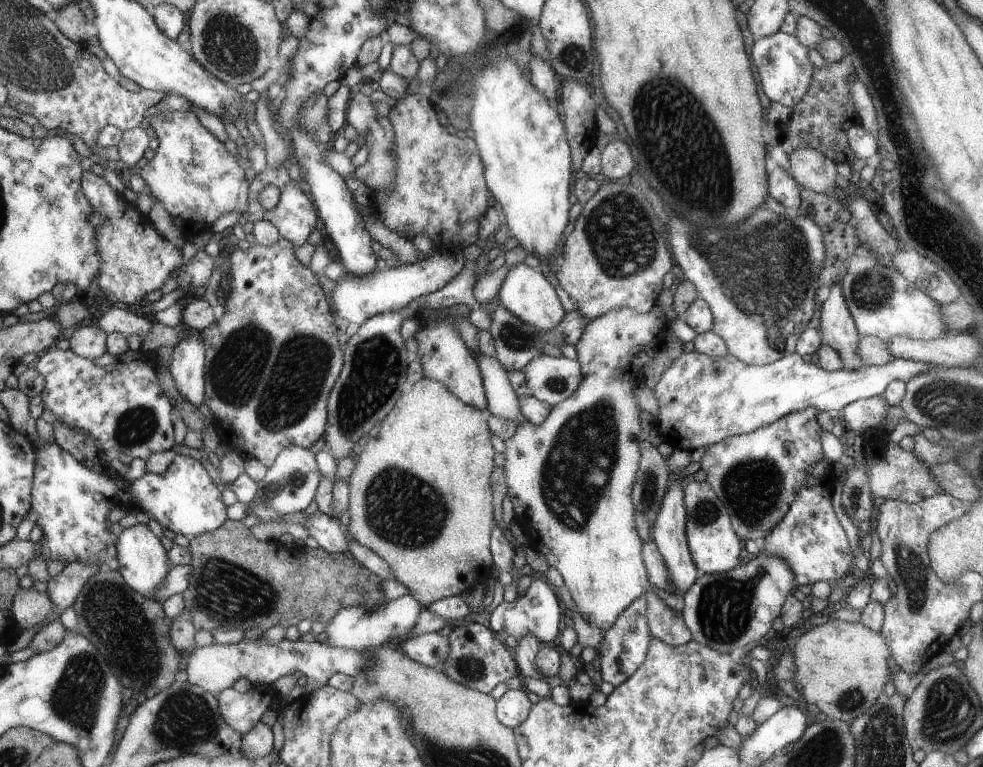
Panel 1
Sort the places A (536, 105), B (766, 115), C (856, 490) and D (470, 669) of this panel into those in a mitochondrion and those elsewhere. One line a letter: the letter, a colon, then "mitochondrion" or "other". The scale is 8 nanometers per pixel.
A: other
B: other
C: mitochondrion
D: mitochondrion

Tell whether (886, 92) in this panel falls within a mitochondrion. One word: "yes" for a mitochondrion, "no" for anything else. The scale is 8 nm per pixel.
no

